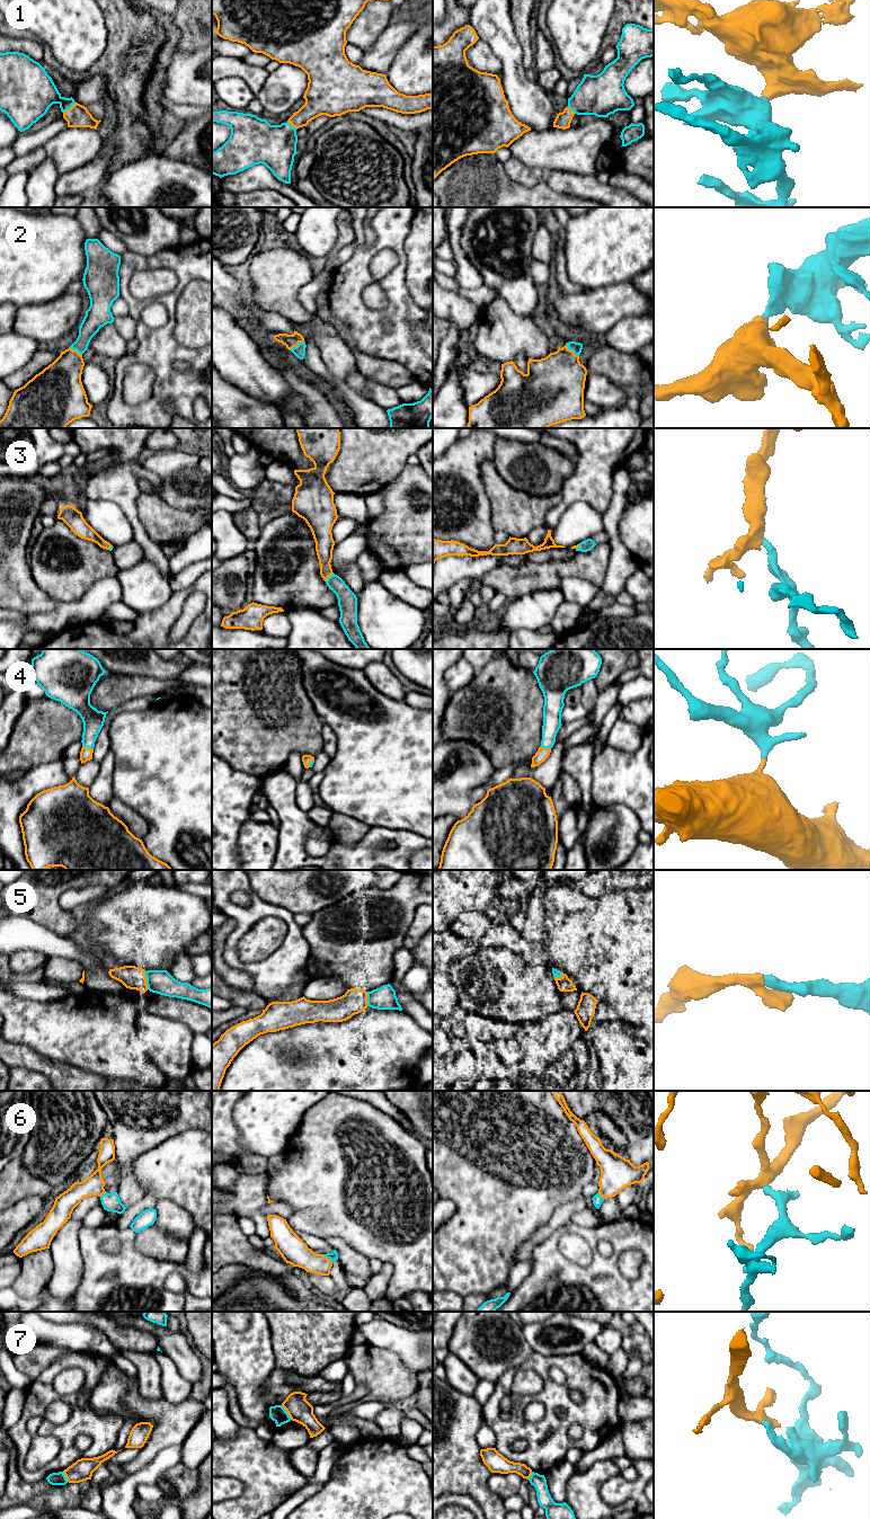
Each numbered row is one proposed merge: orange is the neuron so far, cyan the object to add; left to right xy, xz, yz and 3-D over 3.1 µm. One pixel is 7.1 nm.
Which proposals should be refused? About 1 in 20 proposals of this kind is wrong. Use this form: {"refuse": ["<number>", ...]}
{"refuse": ["7"]}

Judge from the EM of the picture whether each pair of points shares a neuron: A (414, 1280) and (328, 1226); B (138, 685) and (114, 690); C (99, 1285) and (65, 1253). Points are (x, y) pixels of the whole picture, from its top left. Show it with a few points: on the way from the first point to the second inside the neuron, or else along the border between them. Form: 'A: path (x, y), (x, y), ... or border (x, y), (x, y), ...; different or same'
A: path (396, 1258), (361, 1226), (351, 1226); same
B: path (132, 686), (120, 689); same
C: border (79, 1242), (81, 1279), (74, 1294); different

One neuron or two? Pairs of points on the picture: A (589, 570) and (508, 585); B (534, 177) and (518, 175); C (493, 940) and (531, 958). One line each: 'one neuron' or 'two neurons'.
A: one neuron
B: one neuron
C: one neuron

